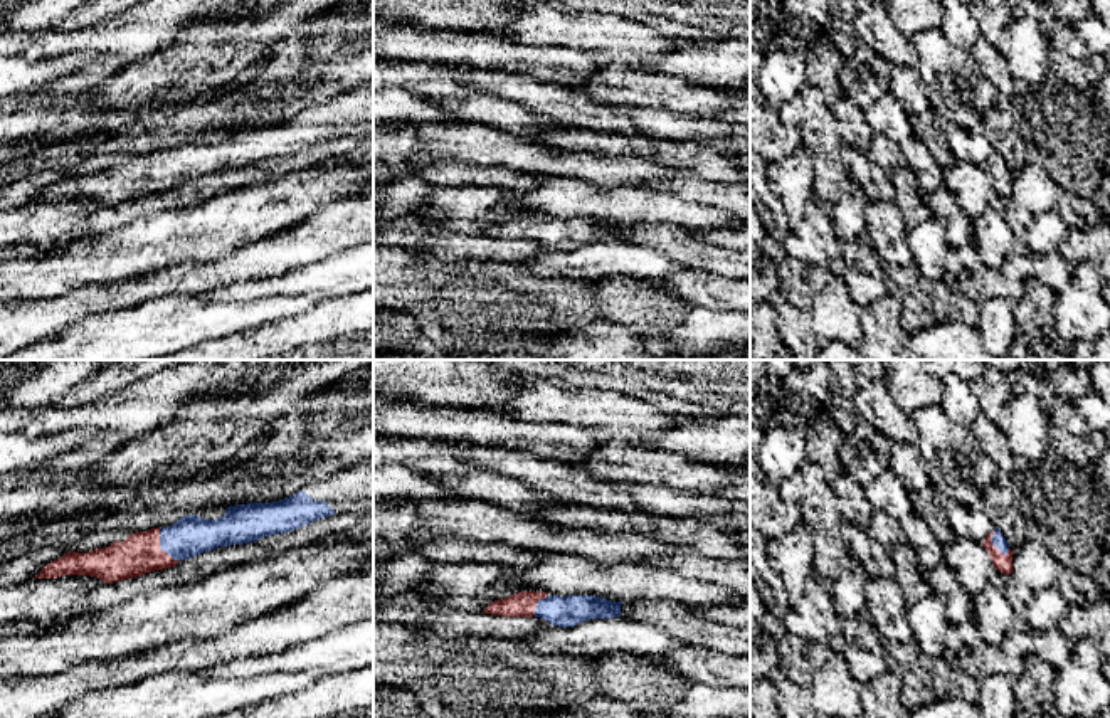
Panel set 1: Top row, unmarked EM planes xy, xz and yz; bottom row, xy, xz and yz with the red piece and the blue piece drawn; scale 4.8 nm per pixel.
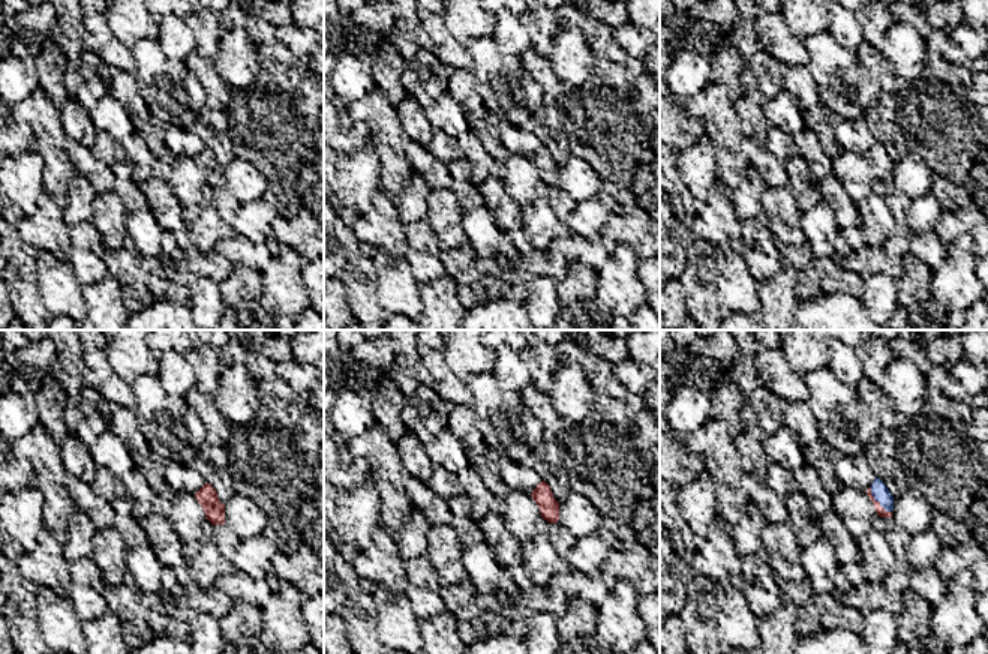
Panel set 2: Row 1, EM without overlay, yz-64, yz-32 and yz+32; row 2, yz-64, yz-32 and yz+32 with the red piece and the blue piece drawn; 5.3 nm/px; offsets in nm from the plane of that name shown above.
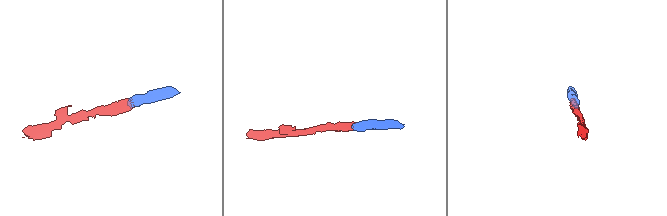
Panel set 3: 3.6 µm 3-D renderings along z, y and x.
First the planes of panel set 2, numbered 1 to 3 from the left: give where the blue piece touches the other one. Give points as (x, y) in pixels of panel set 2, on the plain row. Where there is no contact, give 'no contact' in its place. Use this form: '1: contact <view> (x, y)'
1: no contact
2: no contact
3: contact yz+32 (877, 165)

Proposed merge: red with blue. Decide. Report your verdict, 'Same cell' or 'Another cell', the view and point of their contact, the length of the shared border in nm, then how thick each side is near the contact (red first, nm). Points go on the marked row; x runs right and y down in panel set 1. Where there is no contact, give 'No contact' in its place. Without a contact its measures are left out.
Same cell. Touches red at xy (158, 547). Shared border 190 nm. Thickness 190 nm (red) against 190 nm

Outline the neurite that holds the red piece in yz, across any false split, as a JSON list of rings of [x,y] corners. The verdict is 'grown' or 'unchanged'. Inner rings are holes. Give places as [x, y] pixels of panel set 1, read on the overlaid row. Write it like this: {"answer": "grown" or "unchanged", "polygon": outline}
{"answer": "grown", "polygon": [[[994,528],[982,541],[982,546],[989,553],[992,565],[1004,575],[1012,573],[1012,550],[1002,533]]]}

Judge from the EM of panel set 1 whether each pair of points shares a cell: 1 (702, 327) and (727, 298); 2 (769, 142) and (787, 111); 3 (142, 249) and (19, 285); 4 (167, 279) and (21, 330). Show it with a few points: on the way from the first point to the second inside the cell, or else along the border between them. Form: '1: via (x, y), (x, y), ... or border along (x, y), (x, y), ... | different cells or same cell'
1: border along (695, 305), (727, 313) | different cells
2: border along (776, 110), (782, 121), (798, 130), (803, 145) | different cells
3: via (111, 258), (83, 261), (49, 274) | same cell
4: via (130, 293), (88, 298), (58, 313) | same cell

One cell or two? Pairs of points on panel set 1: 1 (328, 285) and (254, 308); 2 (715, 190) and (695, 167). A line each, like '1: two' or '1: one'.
1: one
2: two

